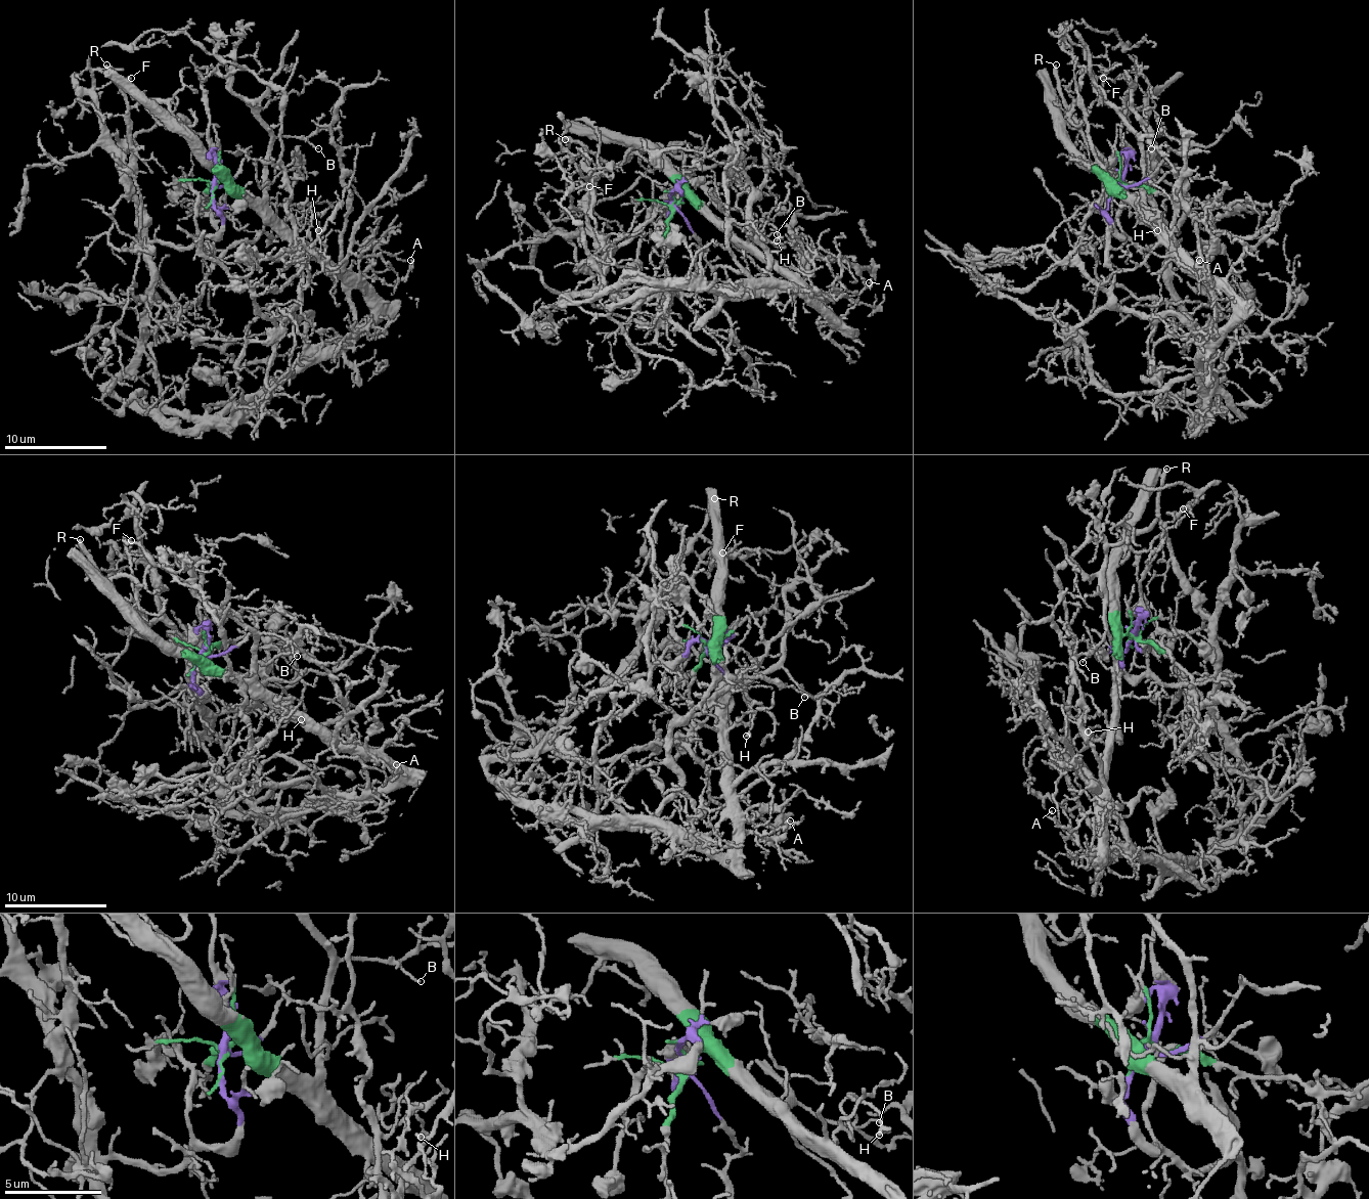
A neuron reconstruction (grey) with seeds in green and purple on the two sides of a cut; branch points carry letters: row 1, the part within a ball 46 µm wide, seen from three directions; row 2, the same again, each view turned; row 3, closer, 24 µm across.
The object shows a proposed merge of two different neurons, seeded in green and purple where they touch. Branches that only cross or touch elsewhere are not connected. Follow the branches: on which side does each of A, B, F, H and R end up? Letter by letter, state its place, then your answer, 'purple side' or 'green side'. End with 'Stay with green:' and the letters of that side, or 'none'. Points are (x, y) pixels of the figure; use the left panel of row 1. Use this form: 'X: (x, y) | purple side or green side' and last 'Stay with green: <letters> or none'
A: (410, 260) | green side
B: (318, 148) | green side
F: (131, 78) | green side
H: (318, 230) | green side
R: (106, 64) | purple side
Stay with green: A, B, F, H

